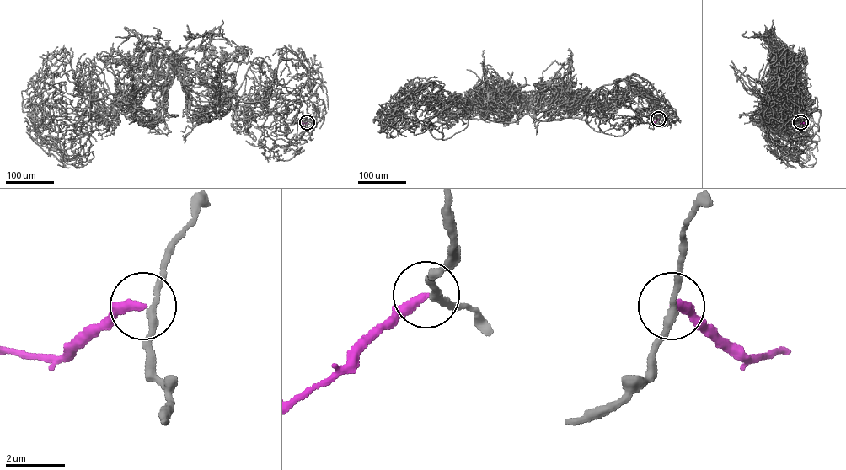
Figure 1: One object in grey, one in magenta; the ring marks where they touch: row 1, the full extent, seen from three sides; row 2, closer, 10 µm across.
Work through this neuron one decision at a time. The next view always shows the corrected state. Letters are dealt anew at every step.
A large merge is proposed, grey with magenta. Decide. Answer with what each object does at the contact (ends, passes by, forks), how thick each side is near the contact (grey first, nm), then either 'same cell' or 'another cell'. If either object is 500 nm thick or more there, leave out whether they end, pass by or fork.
grey passes by; magenta ends; calibres 240 and 300 nm; another cell

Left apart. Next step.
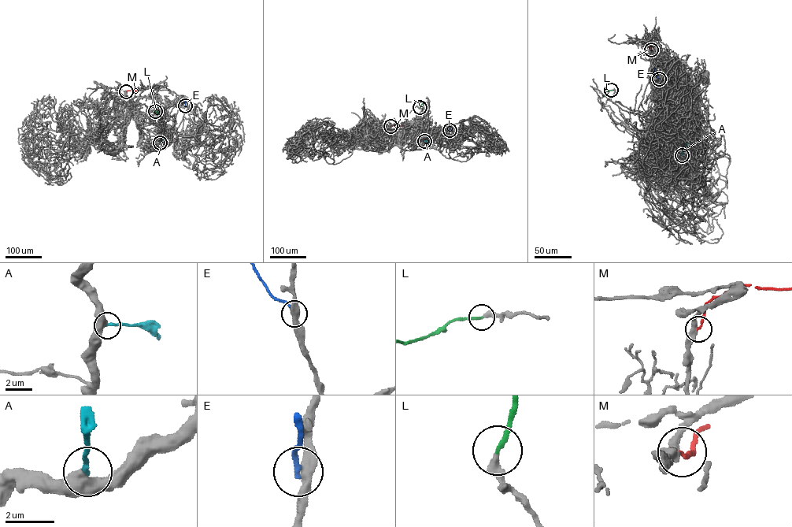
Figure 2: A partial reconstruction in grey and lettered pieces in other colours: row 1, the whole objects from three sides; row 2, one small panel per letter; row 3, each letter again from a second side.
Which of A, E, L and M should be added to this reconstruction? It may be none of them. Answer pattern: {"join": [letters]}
{"join": ["L"]}

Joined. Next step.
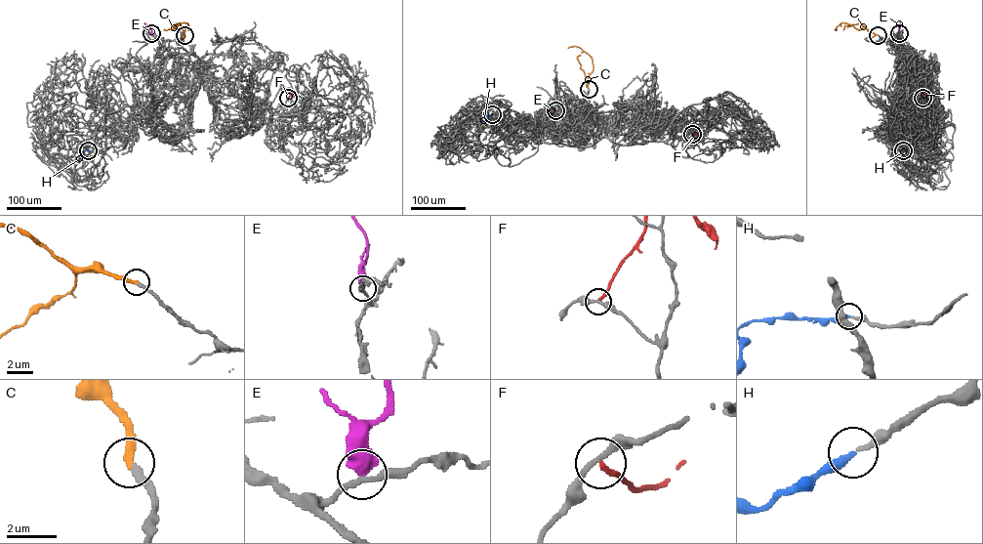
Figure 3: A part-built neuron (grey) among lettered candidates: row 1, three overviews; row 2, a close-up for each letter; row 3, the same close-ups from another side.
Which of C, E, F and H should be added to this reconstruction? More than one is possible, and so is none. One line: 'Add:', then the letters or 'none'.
Add: H

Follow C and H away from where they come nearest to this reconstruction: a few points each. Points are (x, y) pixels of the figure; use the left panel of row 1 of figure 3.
C: (184, 35), (184, 27), (188, 29), (186, 22), (164, 29)
H: (88, 150), (84, 151), (79, 162)

